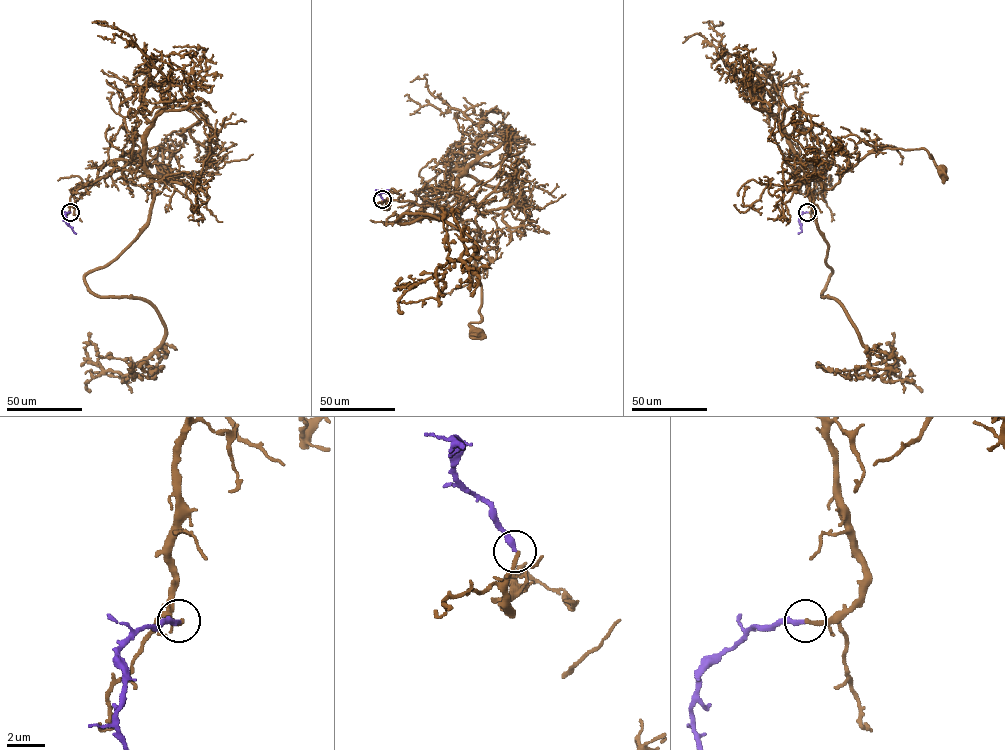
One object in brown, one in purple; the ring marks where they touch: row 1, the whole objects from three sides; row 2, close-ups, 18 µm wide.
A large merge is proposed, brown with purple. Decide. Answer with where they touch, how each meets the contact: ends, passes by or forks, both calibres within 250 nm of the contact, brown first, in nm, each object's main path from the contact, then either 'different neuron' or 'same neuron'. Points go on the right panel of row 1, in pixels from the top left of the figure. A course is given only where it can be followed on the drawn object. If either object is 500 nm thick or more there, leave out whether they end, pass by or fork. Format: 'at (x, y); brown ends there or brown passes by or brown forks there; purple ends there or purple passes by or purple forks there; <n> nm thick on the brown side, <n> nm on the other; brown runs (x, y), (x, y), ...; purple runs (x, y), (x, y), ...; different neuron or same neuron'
at (807, 212); brown ends there; purple ends there; 240 nm thick on the brown side, 280 nm on the other; brown runs (808, 212), (815, 174), (802, 162), (804, 173), (826, 188), (885, 148), (924, 149), (941, 169); purple runs (807, 212), (799, 216), (801, 231), (798, 234); same neuron

